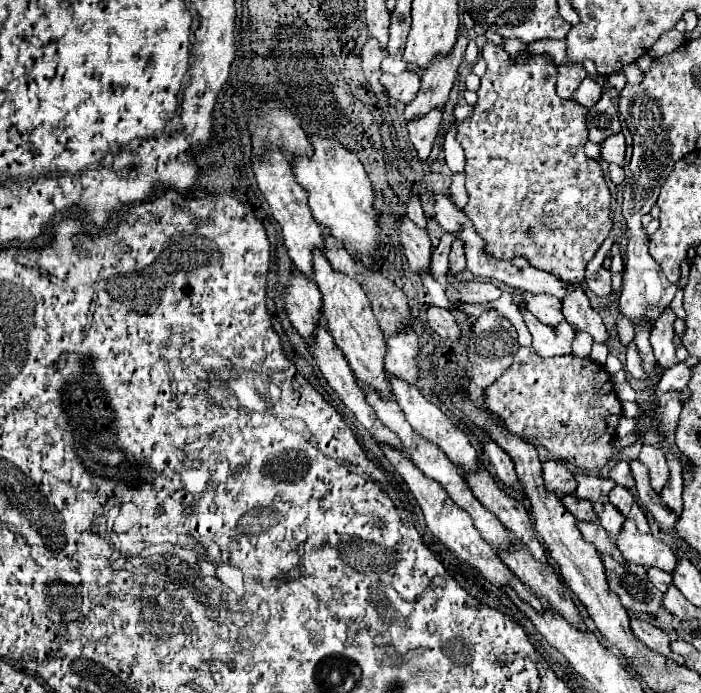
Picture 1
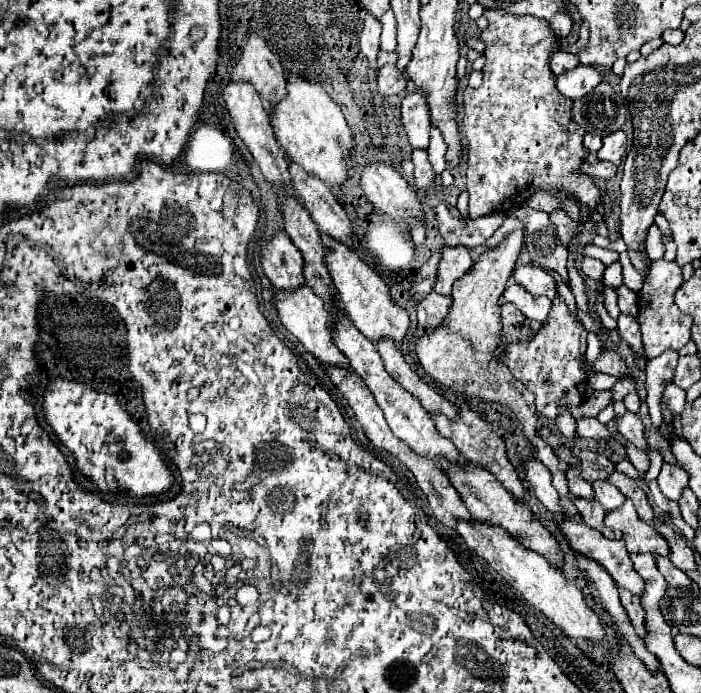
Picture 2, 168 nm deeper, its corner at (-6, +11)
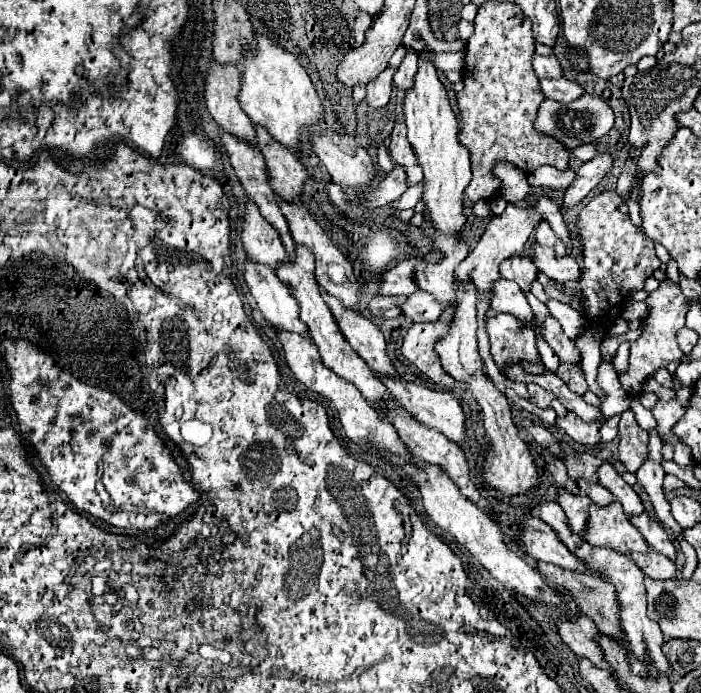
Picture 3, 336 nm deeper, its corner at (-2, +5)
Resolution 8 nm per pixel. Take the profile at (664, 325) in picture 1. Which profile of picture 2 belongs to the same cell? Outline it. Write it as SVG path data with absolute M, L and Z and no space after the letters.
M668 350L668 352L662 352L658 358L648 360L648 364L646 364L646 390L648 390L646 404L650 410L652 424L656 428L662 418L662 414L660 414L660 398L662 398L662 388L664 388L662 384L664 384L664 380L666 382L672 380L678 358L680 358L680 354L676 350Z

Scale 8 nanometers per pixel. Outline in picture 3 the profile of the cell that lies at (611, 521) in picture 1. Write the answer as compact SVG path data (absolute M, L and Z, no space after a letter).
M578 480L578 486L598 506L608 506L610 502L614 502L614 496L604 486L600 486L600 484L588 484L584 480Z

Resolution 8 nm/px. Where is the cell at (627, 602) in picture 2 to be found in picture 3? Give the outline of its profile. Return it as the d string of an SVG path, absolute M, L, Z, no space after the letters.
M538 562L538 570L550 582L554 582L560 588L564 588L572 596L572 600L582 608L582 612L594 620L594 624L598 626L600 632L610 634L610 636L620 636L622 634L622 624L620 624L618 604L616 604L616 592L614 592L614 586L612 584L608 584L604 580L598 580L594 576L588 576L588 574L580 574L576 570L558 568L554 564L542 564L542 562Z

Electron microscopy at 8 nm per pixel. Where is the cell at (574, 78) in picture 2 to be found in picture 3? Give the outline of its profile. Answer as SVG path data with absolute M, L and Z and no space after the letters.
M566 78L540 80L540 88L546 98L558 100L558 102L572 102L574 98L580 98L584 94L584 90L574 80L566 80Z

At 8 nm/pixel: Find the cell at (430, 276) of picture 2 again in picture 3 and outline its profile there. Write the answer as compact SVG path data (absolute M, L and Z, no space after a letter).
M374 296L368 304L368 310L376 318L396 318L400 314L400 304L404 302L404 296Z

